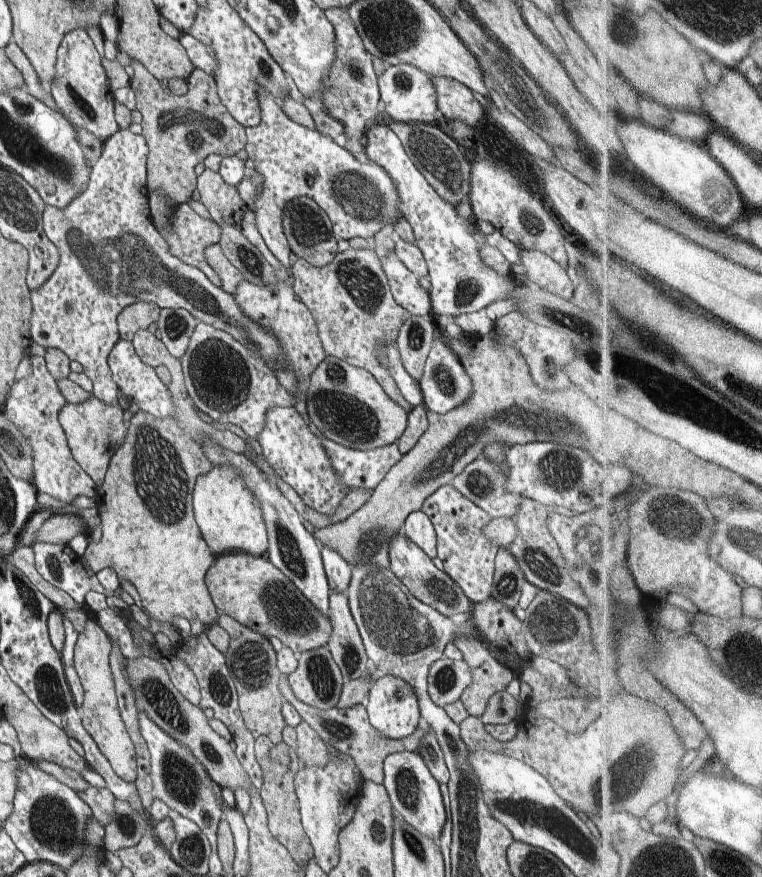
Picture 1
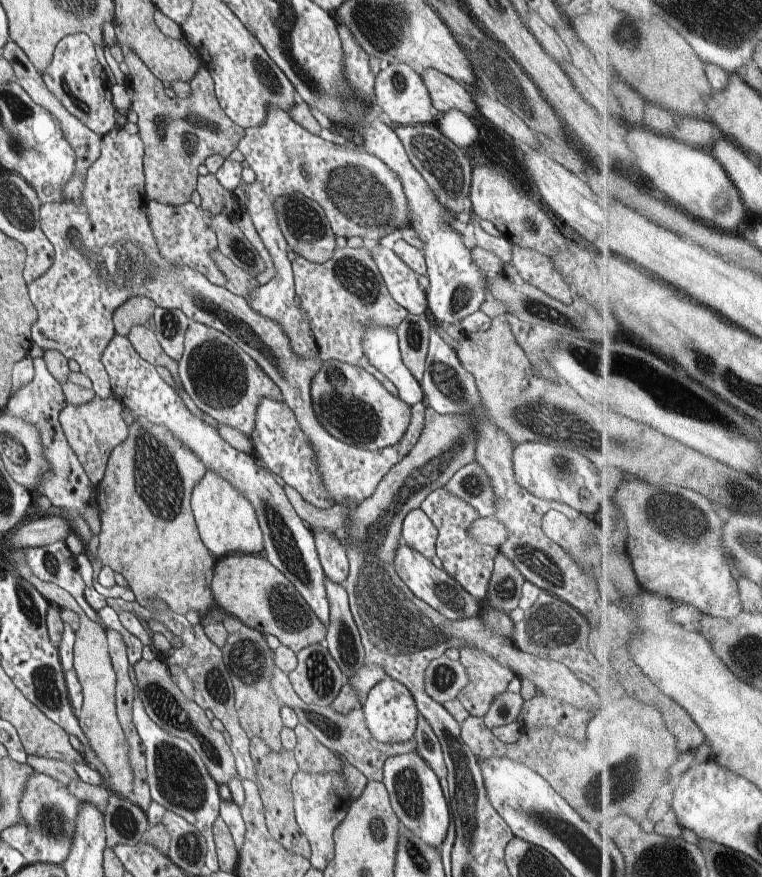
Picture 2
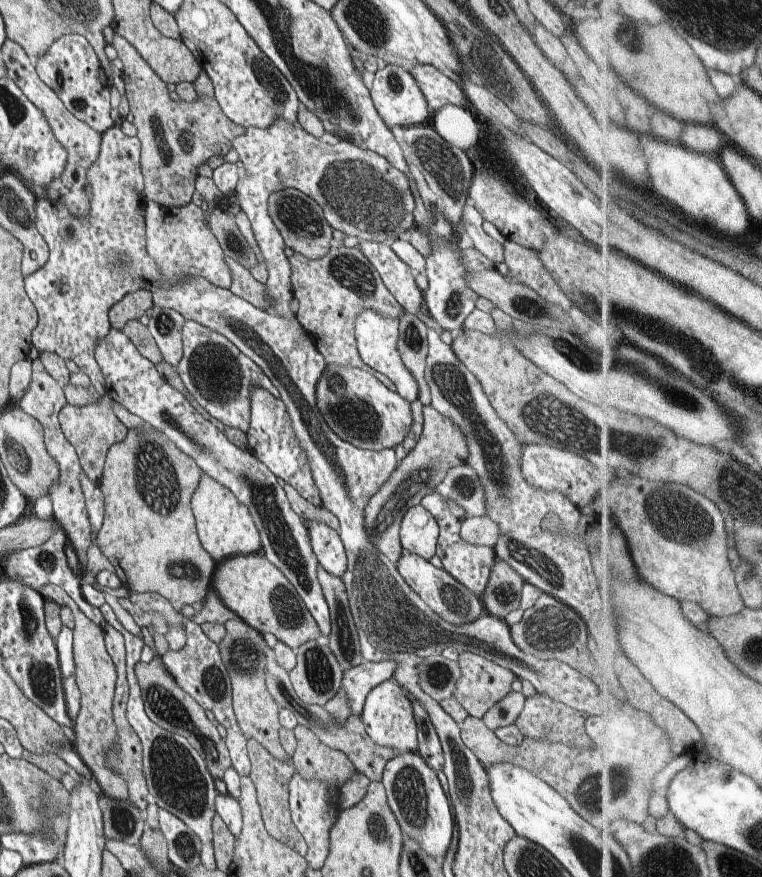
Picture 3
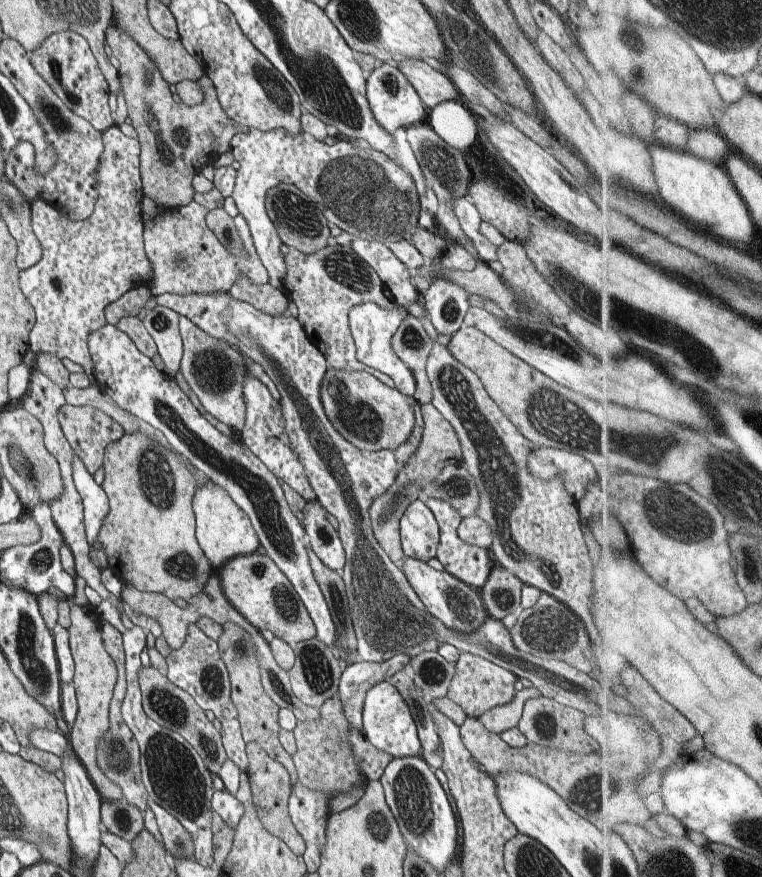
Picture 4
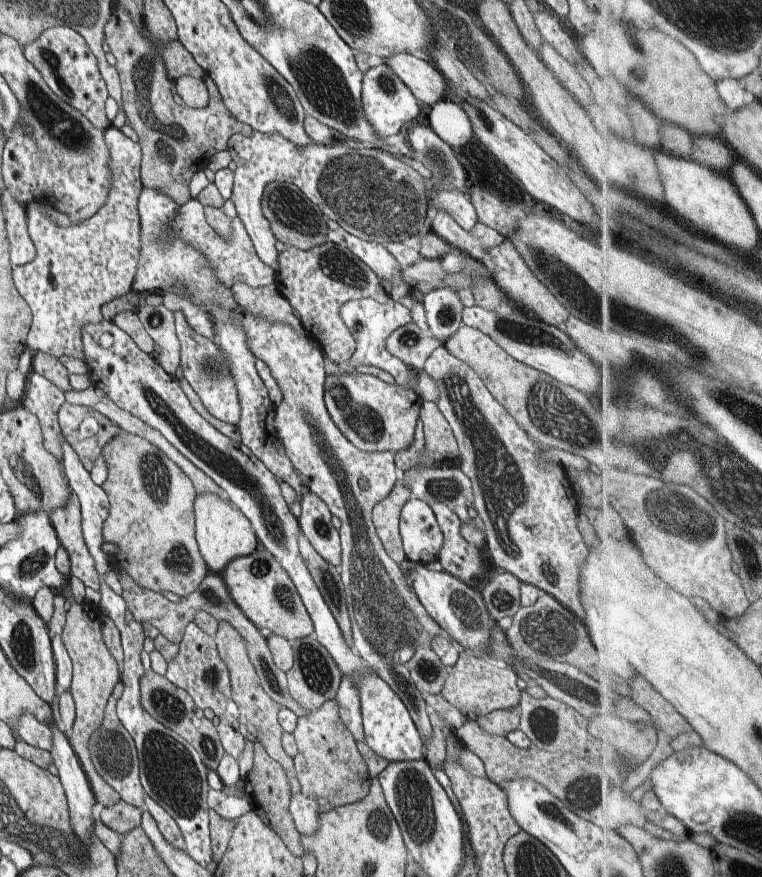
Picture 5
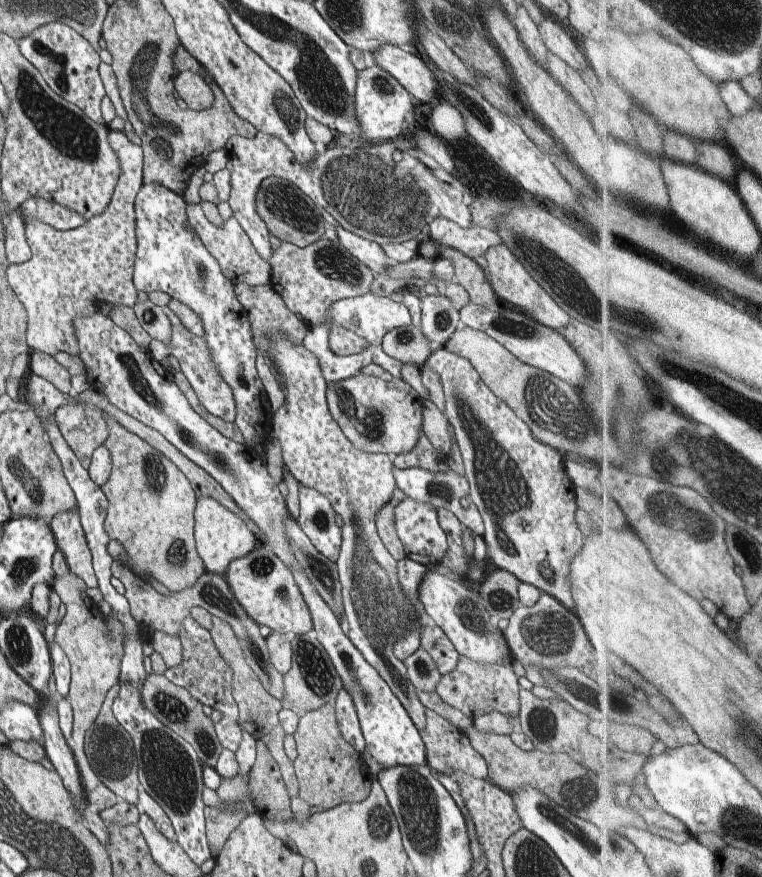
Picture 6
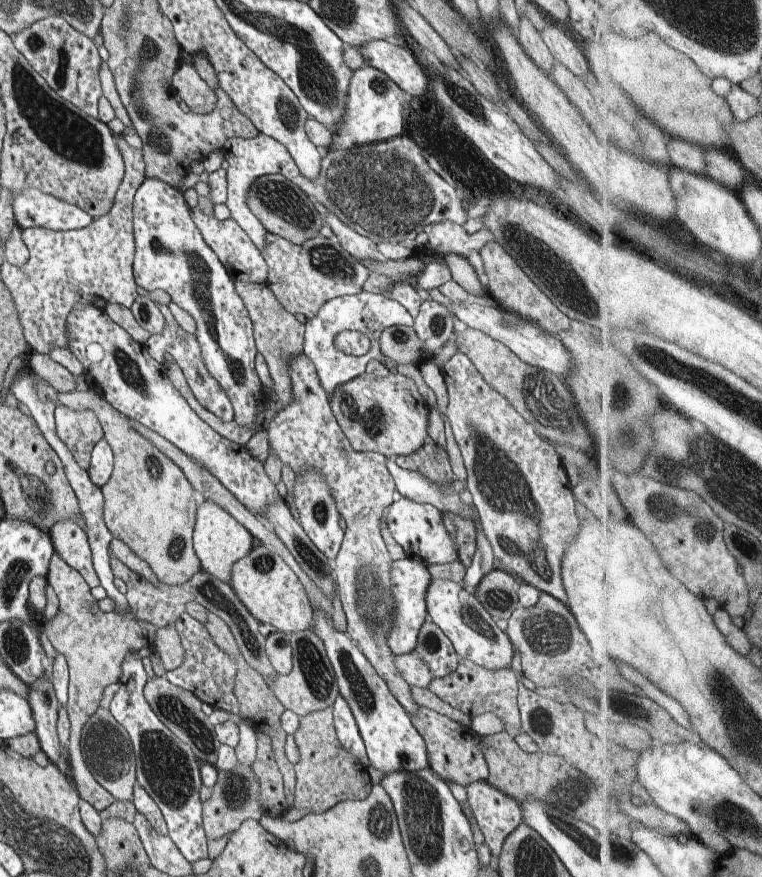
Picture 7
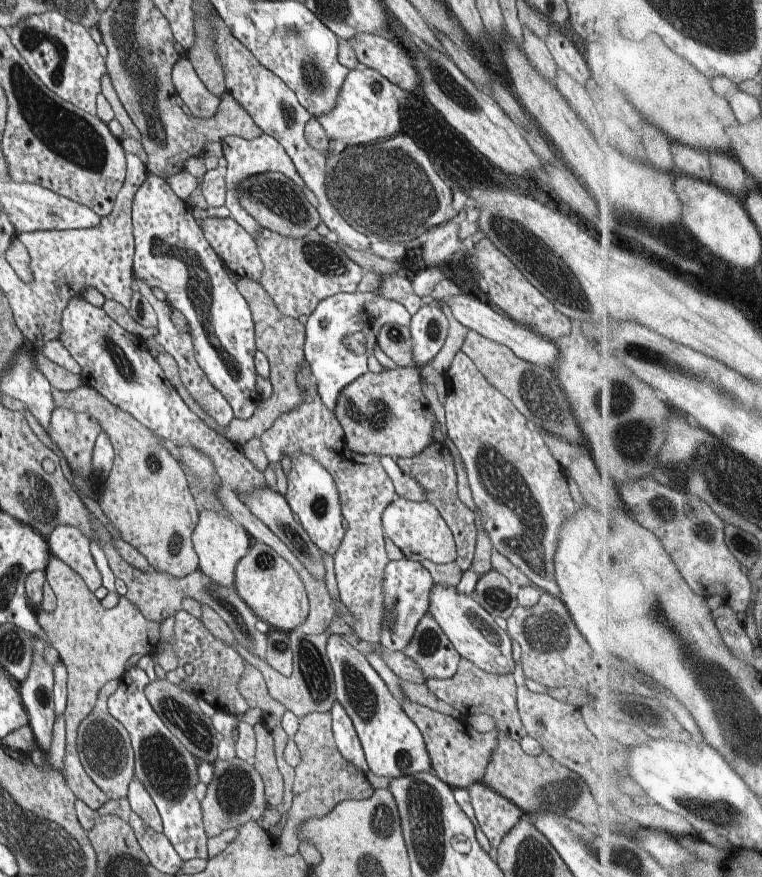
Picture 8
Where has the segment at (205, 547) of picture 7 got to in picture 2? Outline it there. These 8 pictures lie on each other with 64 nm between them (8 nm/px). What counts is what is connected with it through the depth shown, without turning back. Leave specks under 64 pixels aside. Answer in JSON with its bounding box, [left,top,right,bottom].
[191,470,264,560]

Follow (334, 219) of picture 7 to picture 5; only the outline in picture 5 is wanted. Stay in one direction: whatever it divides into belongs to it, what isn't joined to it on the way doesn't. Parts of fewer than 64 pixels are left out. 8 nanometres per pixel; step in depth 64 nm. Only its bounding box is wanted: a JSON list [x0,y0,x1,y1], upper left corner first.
[345,234,412,301]

